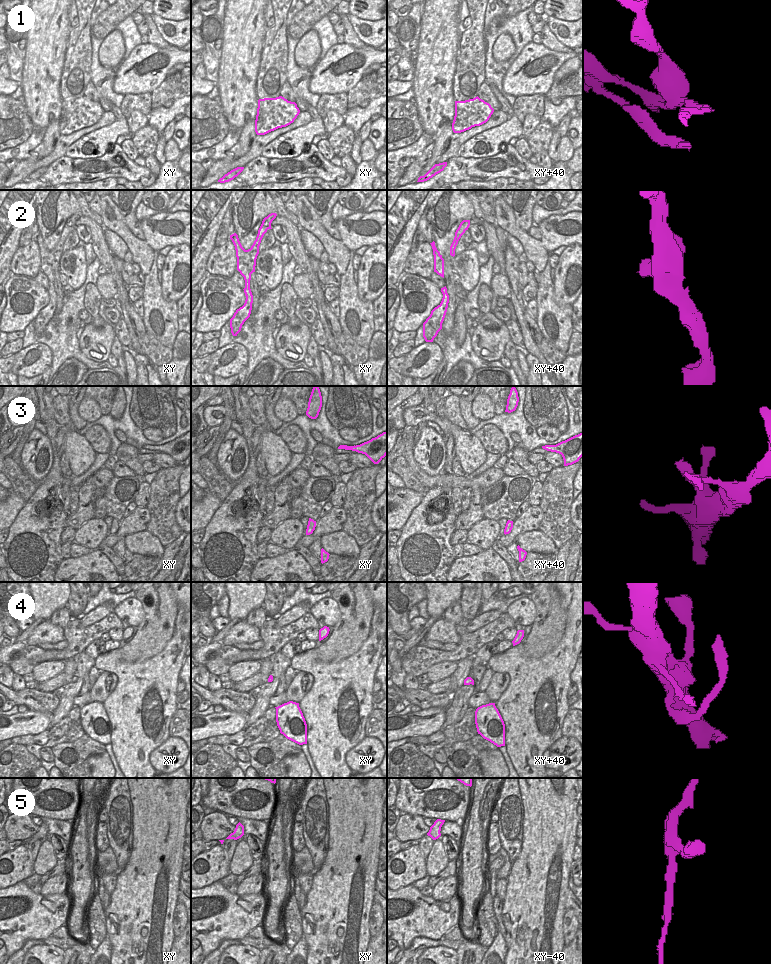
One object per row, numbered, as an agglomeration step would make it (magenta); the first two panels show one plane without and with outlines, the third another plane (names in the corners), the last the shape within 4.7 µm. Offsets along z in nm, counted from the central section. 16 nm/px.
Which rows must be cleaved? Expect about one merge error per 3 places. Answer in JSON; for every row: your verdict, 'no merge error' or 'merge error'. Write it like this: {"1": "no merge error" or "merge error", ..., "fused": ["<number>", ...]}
{"1": "merge error", "2": "no merge error", "3": "no merge error", "4": "merge error", "5": "no merge error", "fused": ["1", "4"]}

